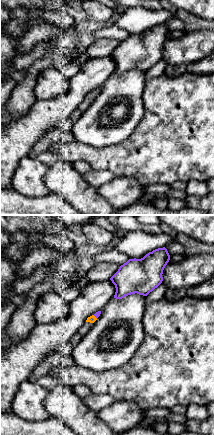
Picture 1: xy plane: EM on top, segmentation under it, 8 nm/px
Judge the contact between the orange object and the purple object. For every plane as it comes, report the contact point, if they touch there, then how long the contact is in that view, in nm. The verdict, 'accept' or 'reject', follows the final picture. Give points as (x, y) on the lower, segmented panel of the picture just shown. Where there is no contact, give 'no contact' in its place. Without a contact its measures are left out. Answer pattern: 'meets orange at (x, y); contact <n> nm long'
meets orange at (95, 317); contact 40 nm long

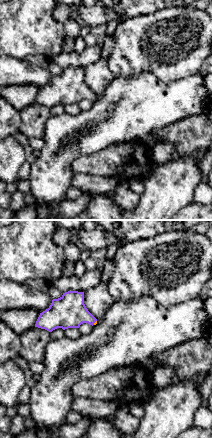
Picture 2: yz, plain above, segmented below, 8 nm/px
meets orange at (95, 322); contact 50 nm long

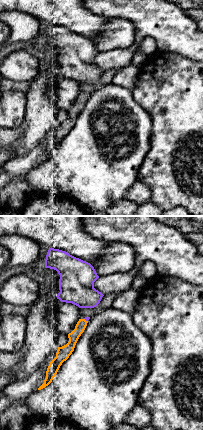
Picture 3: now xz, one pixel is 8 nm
meets orange at (85, 320); contact 40 nm long

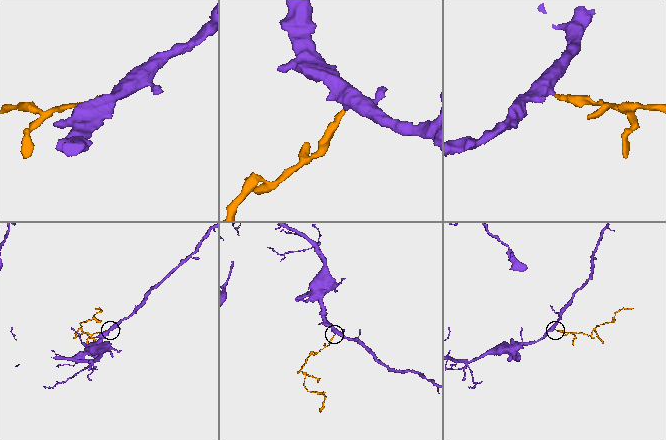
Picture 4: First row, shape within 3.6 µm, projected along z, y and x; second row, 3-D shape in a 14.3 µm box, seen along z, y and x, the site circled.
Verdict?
accept

